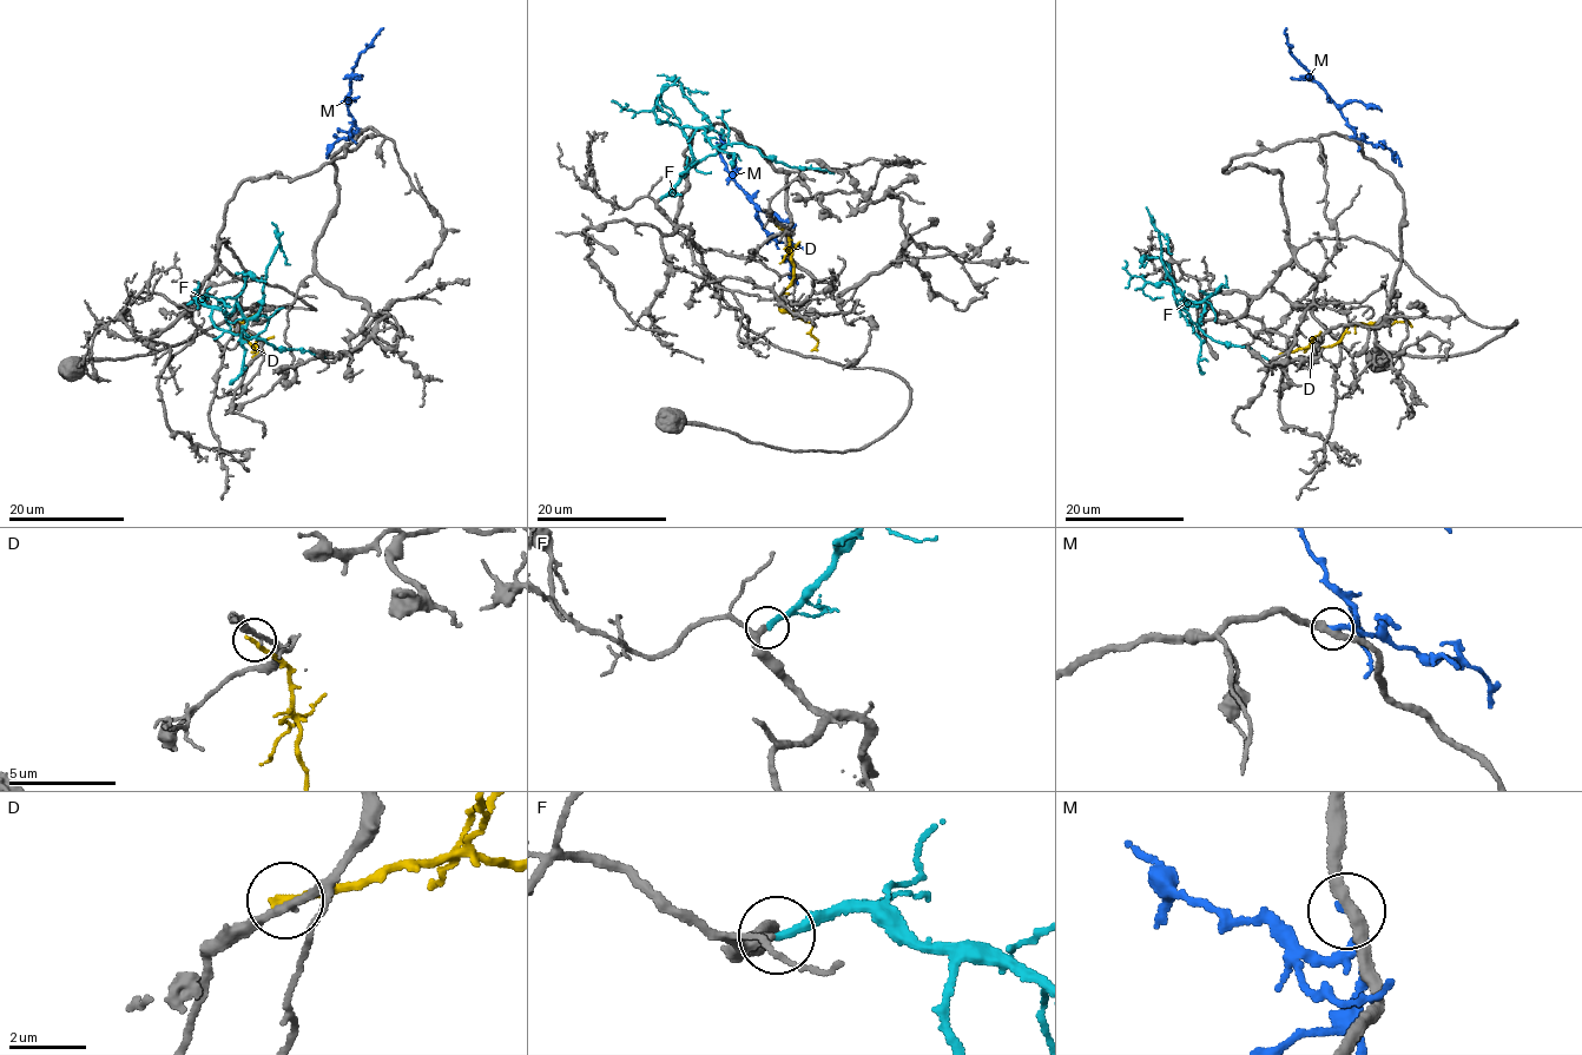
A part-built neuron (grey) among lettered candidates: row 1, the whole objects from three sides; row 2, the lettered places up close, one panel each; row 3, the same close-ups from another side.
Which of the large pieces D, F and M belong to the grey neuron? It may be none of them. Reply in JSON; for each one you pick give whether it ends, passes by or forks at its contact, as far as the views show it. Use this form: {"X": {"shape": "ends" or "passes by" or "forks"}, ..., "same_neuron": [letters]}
{"F": {"shape": "ends"}, "same_neuron": ["F"]}

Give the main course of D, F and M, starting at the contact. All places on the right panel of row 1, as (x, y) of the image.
D: (1281, 354), (1303, 347), (1332, 347), (1351, 324), (1410, 322)
F: (1219, 290), (1203, 302), (1188, 302), (1177, 289), (1179, 307), (1181, 296), (1162, 262), (1158, 229), (1146, 208)
M: (1349, 138), (1355, 131), (1339, 107), (1291, 52), (1286, 28)

